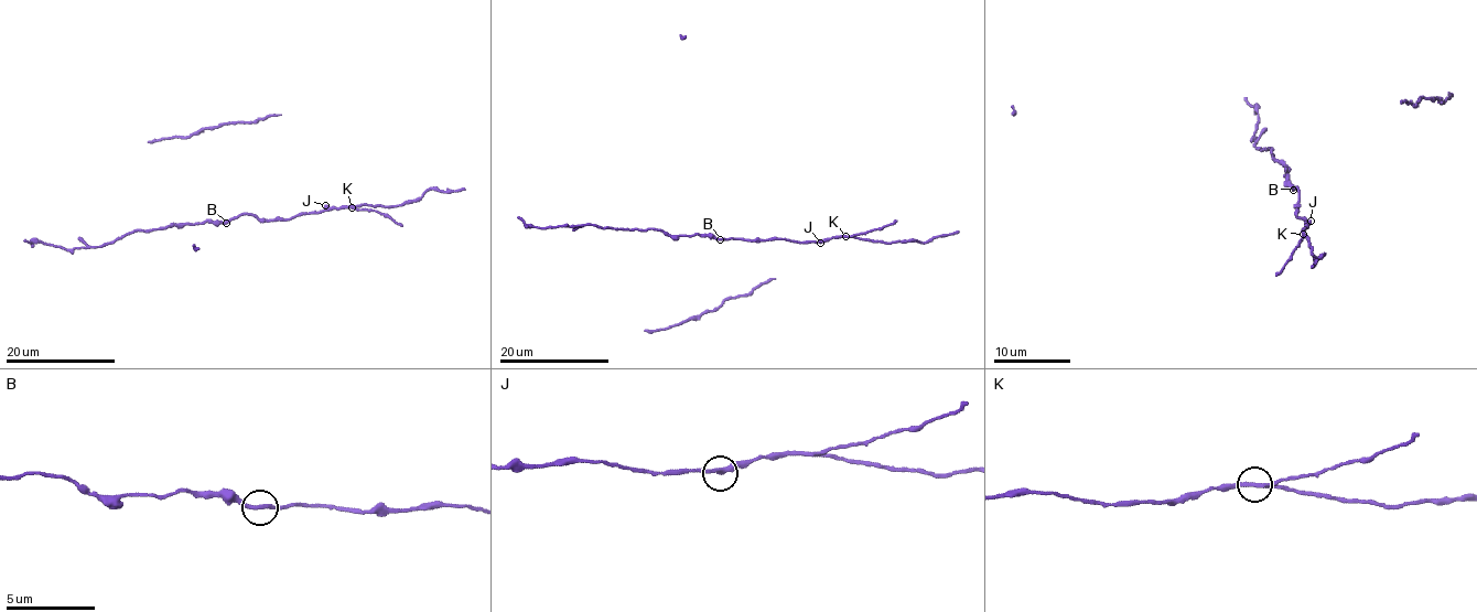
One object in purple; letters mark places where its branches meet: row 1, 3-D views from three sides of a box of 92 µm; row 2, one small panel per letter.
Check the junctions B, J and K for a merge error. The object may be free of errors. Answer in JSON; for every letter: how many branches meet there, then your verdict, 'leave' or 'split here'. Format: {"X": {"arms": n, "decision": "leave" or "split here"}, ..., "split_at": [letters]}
{"B": {"arms": 2, "decision": "leave"}, "J": {"arms": 2, "decision": "leave"}, "K": {"arms": 3, "decision": "split here"}, "split_at": ["K"]}

